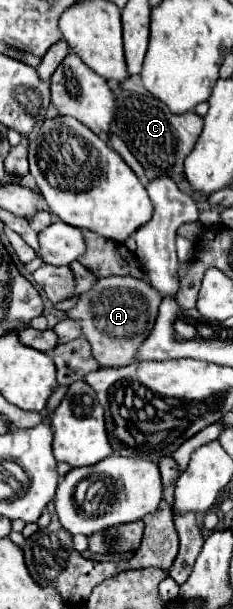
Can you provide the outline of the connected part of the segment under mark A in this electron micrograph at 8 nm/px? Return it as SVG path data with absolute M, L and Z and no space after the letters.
M115 276L101 278L93 290L83 292L77 306L67 310L67 314L81 320L83 336L89 340L93 356L101 366L129 366L131 362L137 362L135 352L155 326L159 304L161 296L149 282L133 276Z

